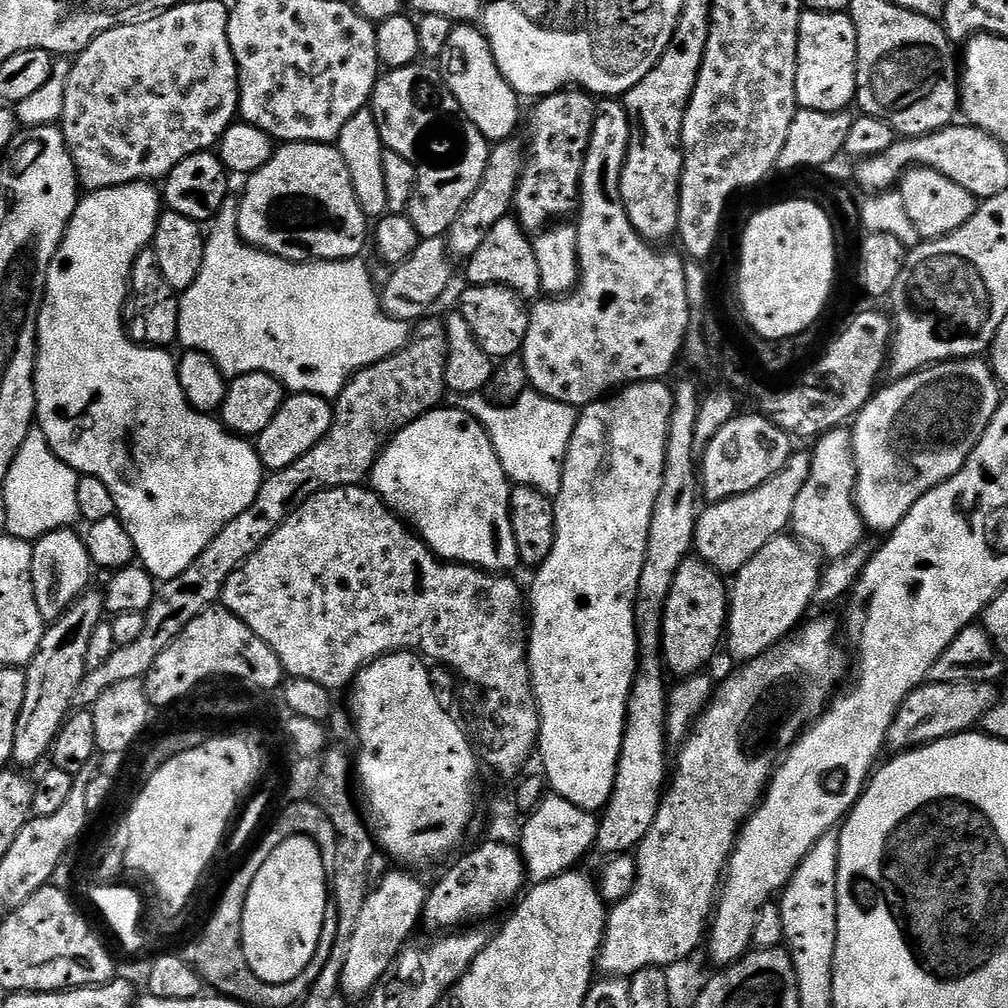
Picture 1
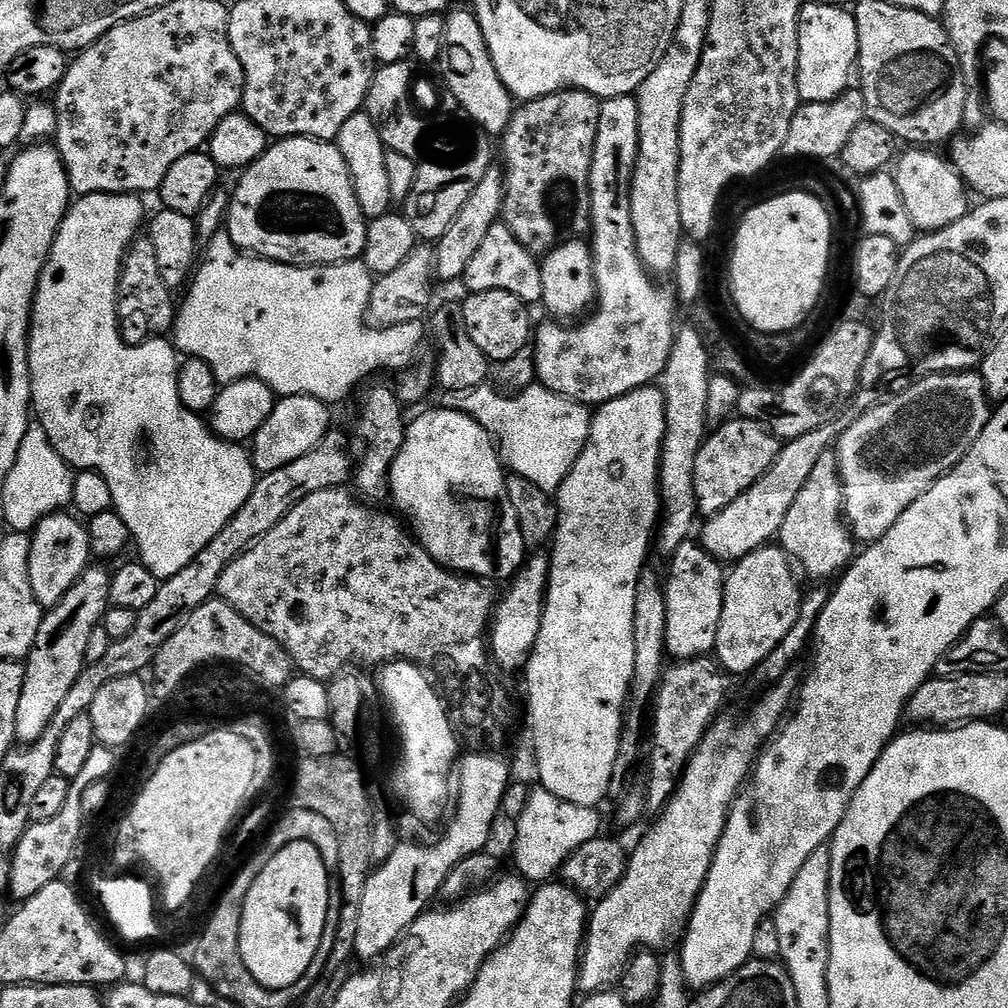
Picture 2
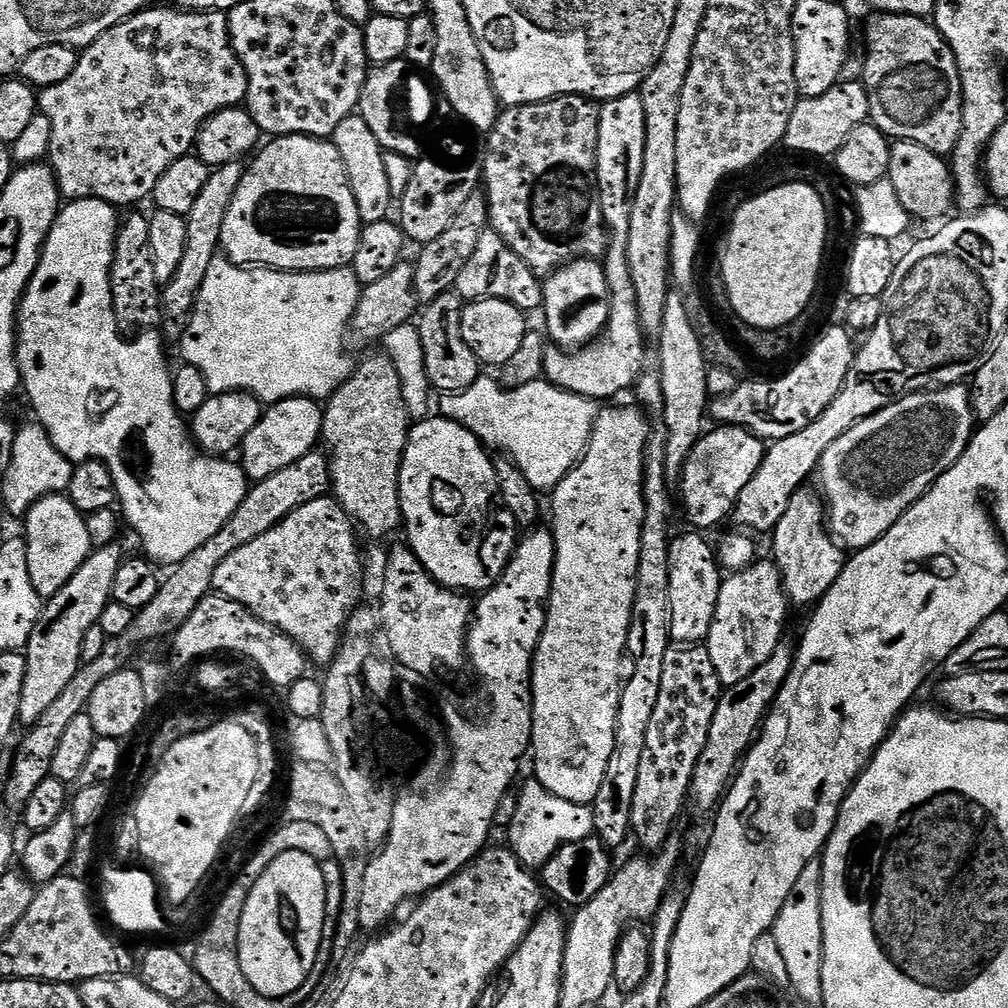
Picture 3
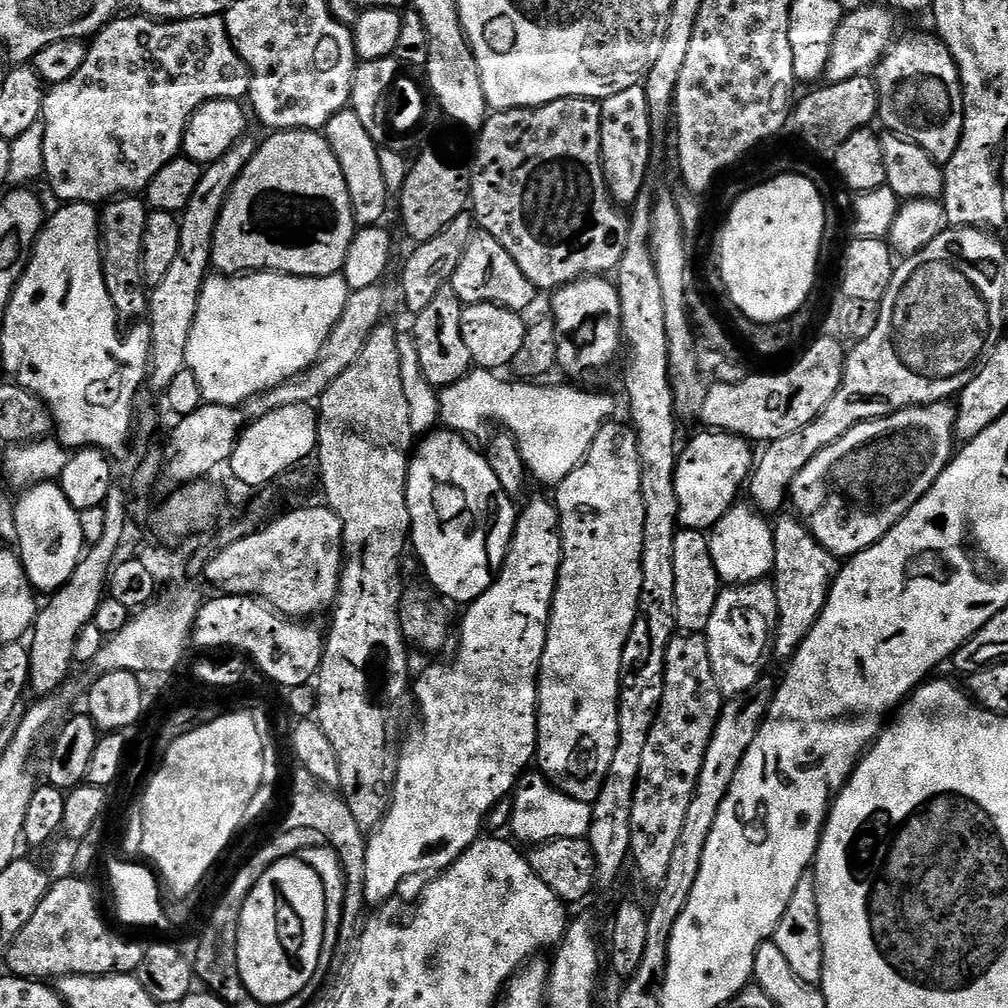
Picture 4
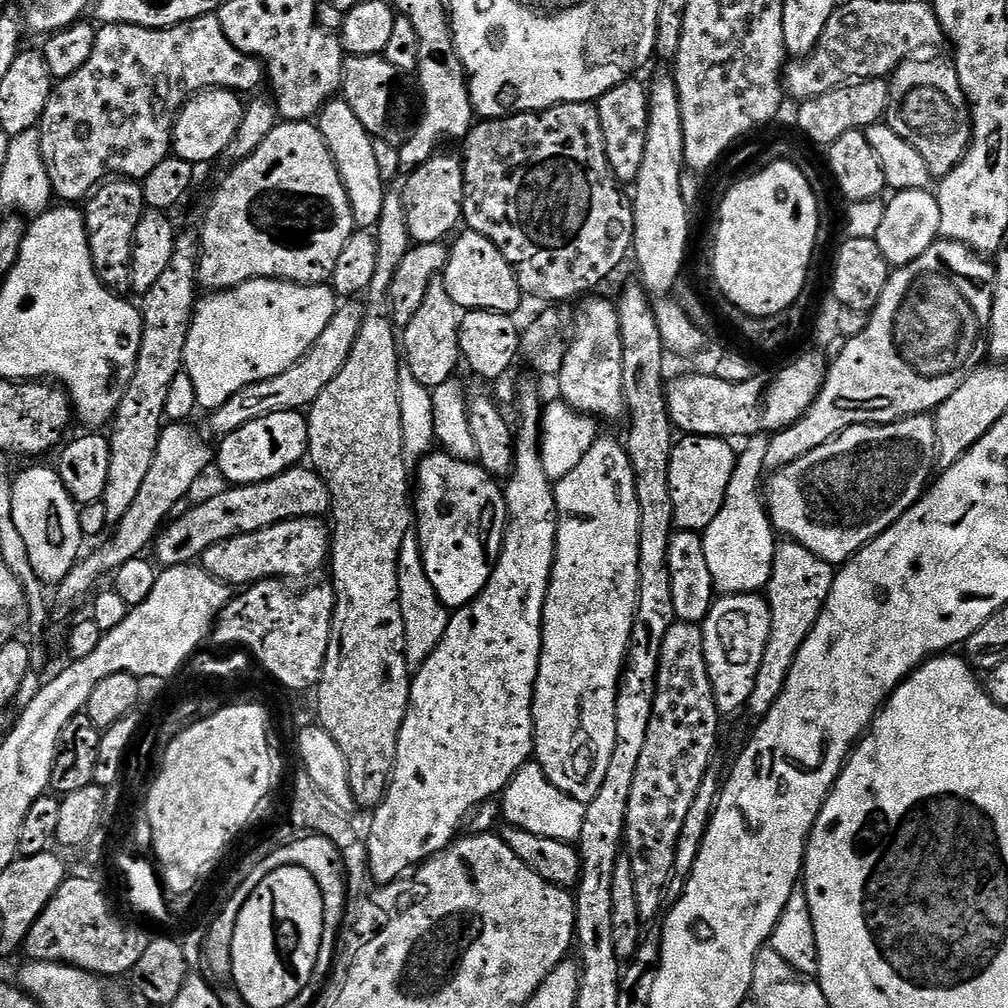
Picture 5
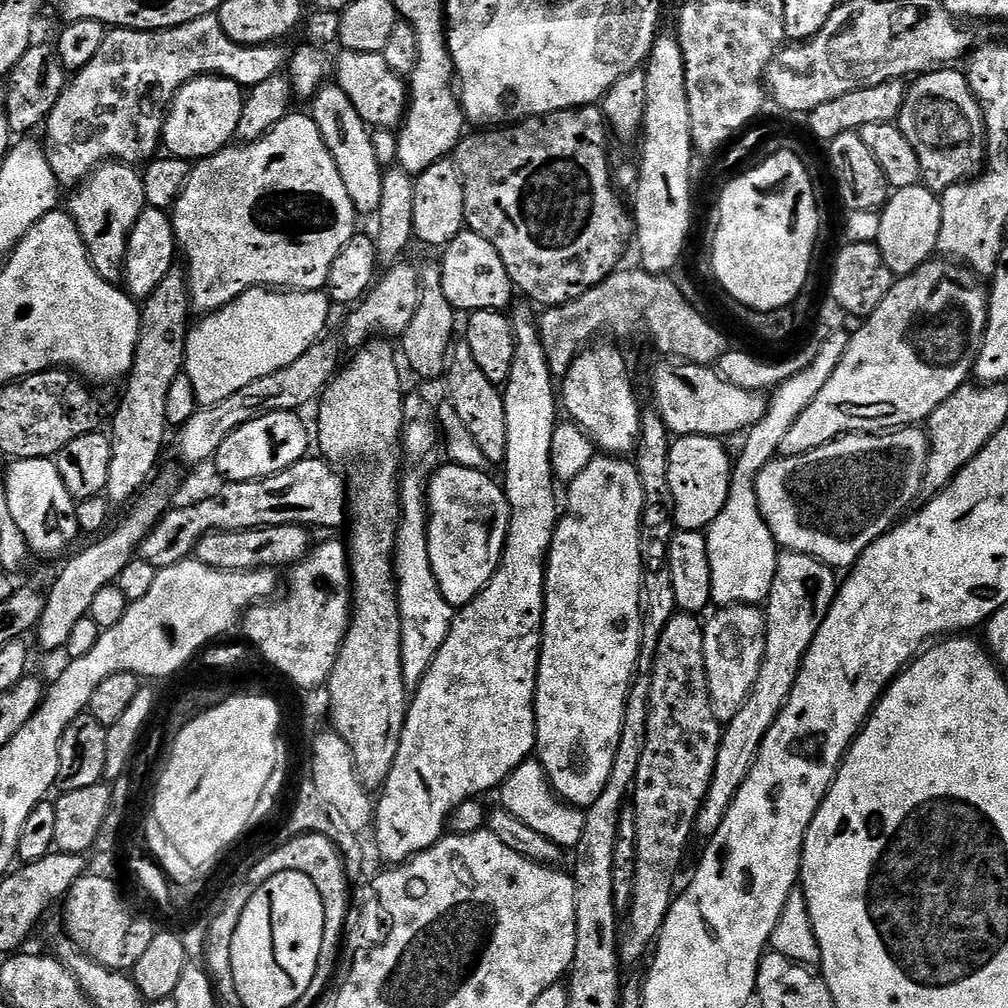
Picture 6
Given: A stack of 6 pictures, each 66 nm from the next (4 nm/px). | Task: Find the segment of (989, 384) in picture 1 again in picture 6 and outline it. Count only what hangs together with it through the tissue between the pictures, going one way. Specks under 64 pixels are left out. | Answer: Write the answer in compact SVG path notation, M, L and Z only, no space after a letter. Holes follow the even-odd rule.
M905 426L886 432L845 434L801 456L780 456L770 461L756 476L754 495L777 545L818 558L833 570L851 569L857 558L917 503L926 474L928 441L923 427Z

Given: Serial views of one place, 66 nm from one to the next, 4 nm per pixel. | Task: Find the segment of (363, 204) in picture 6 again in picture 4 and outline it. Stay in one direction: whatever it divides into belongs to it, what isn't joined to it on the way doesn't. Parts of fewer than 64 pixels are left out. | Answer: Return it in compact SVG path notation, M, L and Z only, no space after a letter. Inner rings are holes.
M351 107L343 108L322 129L323 136L328 140L330 150L334 150L334 158L338 158L338 166L342 166L342 178L346 178L346 190L350 194L352 213L357 225L361 228L371 228L379 225L380 220L388 212L390 195L386 188L385 179L382 178L379 152L381 145L370 138L366 126L362 126L358 114L352 112Z

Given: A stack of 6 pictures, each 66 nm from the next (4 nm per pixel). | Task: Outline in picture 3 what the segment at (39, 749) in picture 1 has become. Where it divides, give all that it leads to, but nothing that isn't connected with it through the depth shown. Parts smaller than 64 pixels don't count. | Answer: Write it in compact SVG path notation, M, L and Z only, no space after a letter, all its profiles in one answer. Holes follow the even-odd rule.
M117 542L93 550L86 562L78 566L74 578L70 578L70 582L66 582L66 586L62 586L58 594L47 597L34 626L34 634L30 634L28 647L24 652L26 682L22 682L21 725L36 724L38 718L42 718L42 714L49 708L50 702L55 702L60 697L70 678L78 674L82 663L82 638L86 638L90 626L100 622L102 610L106 610L108 601L112 599L114 574L118 574L120 565L126 559L122 544Z

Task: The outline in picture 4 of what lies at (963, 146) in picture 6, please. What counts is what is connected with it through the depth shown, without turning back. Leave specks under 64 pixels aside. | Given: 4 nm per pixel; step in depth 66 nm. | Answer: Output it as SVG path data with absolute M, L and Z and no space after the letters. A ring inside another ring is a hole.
M916 32L913 36L901 35L888 49L888 55L876 65L874 79L880 95L879 123L884 123L889 133L900 136L916 144L926 154L935 158L936 163L943 166L950 158L954 158L954 150L958 150L958 142L962 138L964 125L964 107L962 106L963 88L960 86L960 75L956 69L954 58L943 40L935 35L923 36Z

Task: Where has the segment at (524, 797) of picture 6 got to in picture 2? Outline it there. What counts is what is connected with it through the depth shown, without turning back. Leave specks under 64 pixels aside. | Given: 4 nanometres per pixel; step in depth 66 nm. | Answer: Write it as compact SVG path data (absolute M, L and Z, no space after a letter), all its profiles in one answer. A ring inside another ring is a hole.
M536 786L527 793L525 809L520 817L514 820L516 841L512 844L512 856L516 859L515 871L525 881L539 886L551 881L552 876L563 869L566 858L578 850L578 846L590 842L601 835L600 816L596 808L574 806L574 802L566 802L558 798L558 794L550 794L542 786Z

